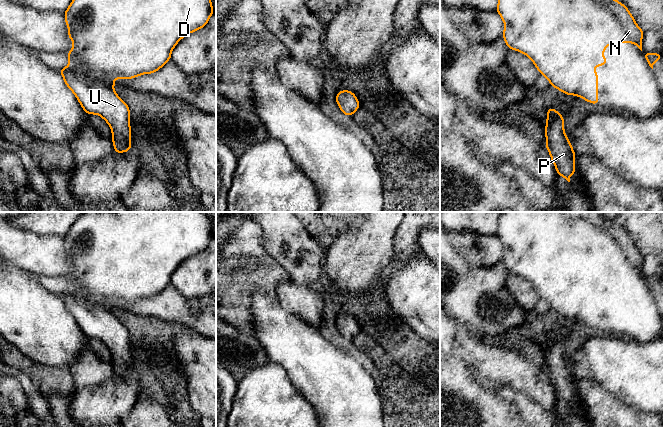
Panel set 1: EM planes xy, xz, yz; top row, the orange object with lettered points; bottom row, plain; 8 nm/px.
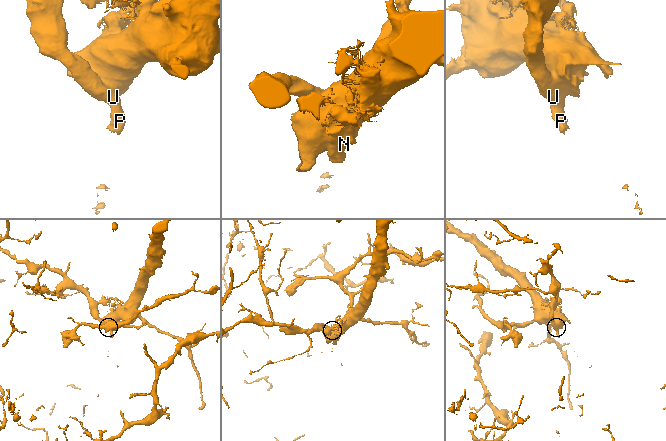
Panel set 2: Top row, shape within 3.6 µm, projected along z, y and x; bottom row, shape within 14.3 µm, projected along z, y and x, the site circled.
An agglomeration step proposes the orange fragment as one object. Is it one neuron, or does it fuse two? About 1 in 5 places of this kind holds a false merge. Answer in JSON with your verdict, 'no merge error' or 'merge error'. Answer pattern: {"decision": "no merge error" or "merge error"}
{"decision": "no merge error"}

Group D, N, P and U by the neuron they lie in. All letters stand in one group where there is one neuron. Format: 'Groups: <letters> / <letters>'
Groups: D N P U

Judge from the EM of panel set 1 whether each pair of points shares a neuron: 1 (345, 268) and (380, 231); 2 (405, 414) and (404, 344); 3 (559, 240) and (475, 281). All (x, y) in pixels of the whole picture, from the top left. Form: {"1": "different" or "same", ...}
{"1": "same", "2": "same", "3": "different"}

